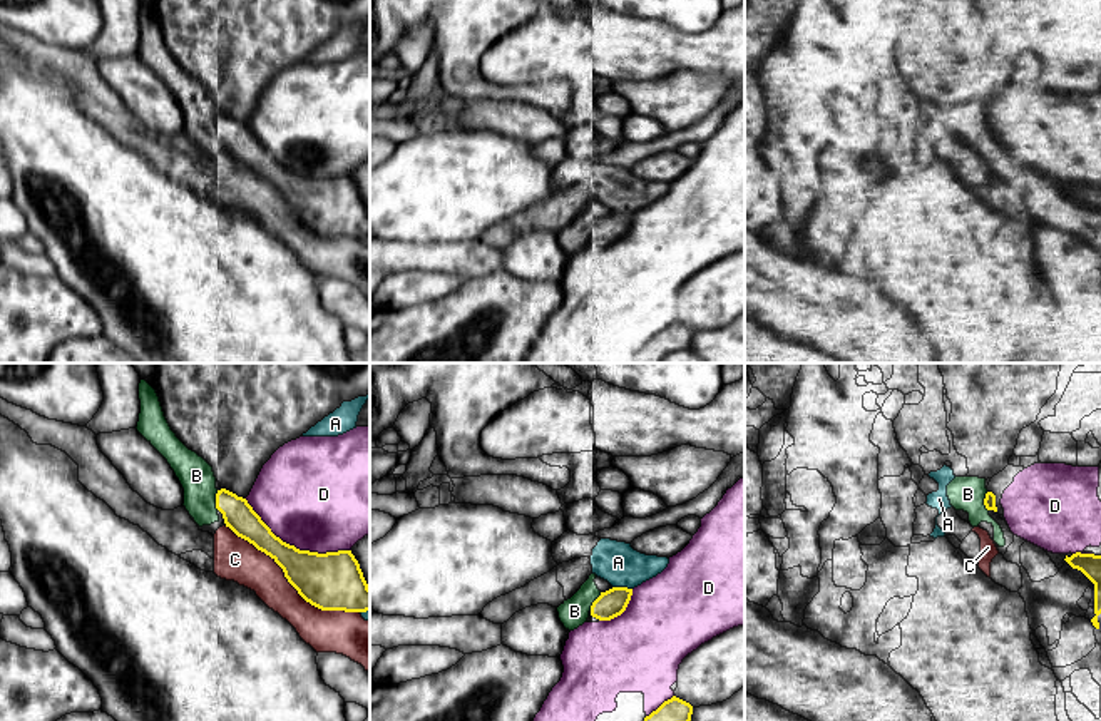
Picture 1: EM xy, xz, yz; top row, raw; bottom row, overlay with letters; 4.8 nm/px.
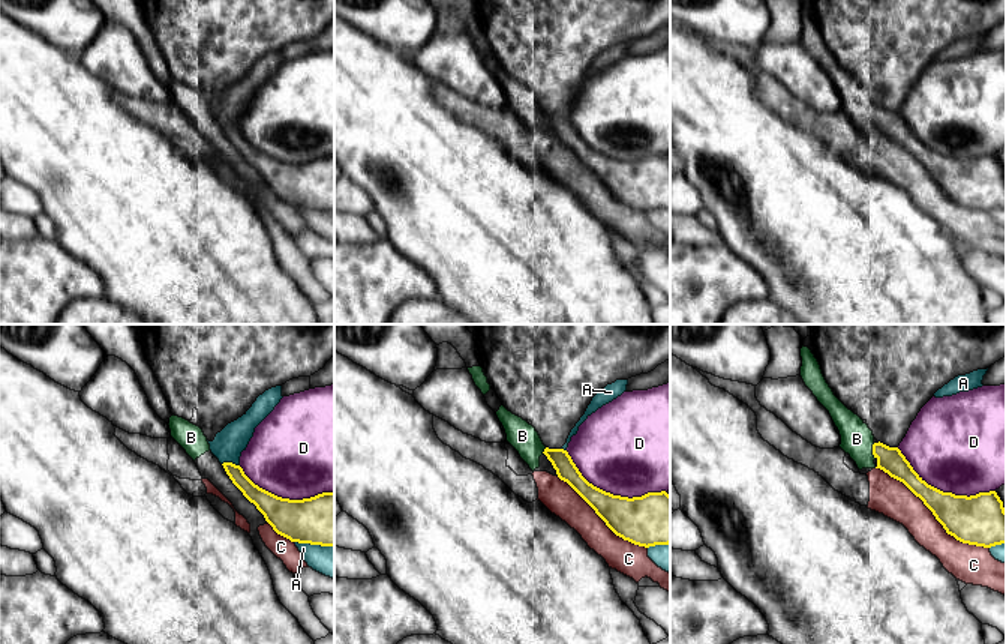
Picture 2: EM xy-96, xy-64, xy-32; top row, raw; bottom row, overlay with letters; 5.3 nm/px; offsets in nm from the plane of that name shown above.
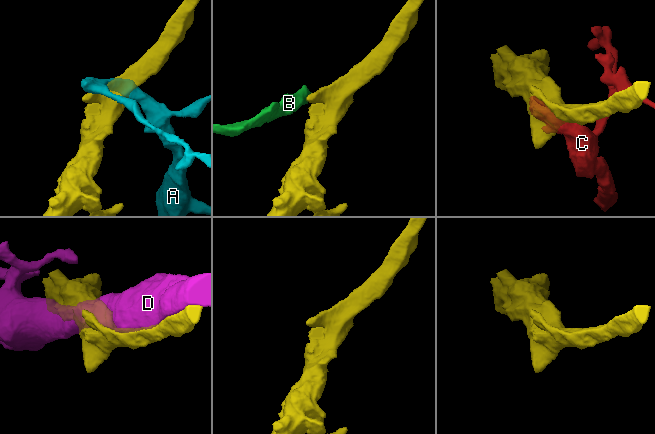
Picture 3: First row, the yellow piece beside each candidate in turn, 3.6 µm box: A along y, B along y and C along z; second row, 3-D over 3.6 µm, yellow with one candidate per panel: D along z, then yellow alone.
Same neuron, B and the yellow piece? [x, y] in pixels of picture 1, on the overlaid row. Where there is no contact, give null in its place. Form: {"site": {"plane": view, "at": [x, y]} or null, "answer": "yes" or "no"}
{"site": {"plane": "xy", "at": [216, 501]}, "answer": "yes"}

